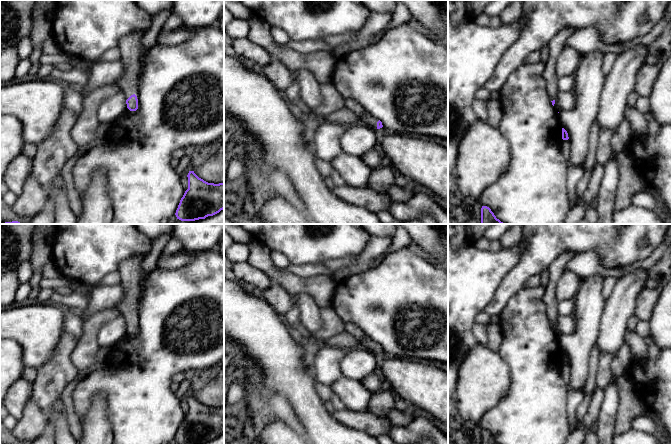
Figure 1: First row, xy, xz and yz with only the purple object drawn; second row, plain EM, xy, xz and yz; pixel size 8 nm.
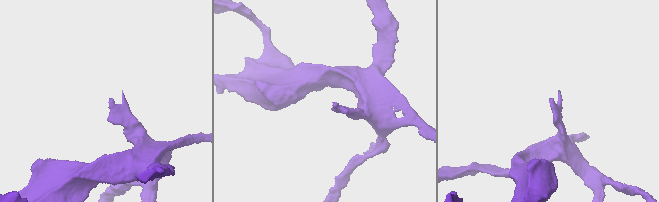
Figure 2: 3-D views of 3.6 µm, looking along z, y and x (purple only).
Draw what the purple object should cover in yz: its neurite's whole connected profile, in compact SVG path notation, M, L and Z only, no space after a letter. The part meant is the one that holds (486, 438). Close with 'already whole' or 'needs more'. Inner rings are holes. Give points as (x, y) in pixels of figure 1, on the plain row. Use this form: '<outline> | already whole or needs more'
M487 430L481 432L481 444L499 444L496 442L491 433Z | already whole

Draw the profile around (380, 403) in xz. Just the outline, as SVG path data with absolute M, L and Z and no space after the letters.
M393 391L372 393L368 404L368 411L380 418L389 420L387 412L395 408L395 394Z

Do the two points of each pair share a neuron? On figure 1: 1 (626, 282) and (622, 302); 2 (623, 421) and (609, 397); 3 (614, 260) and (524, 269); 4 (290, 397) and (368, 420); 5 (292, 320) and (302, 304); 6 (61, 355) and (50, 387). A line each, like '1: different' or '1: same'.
1: same
2: different
3: same
4: different
5: different
6: same

